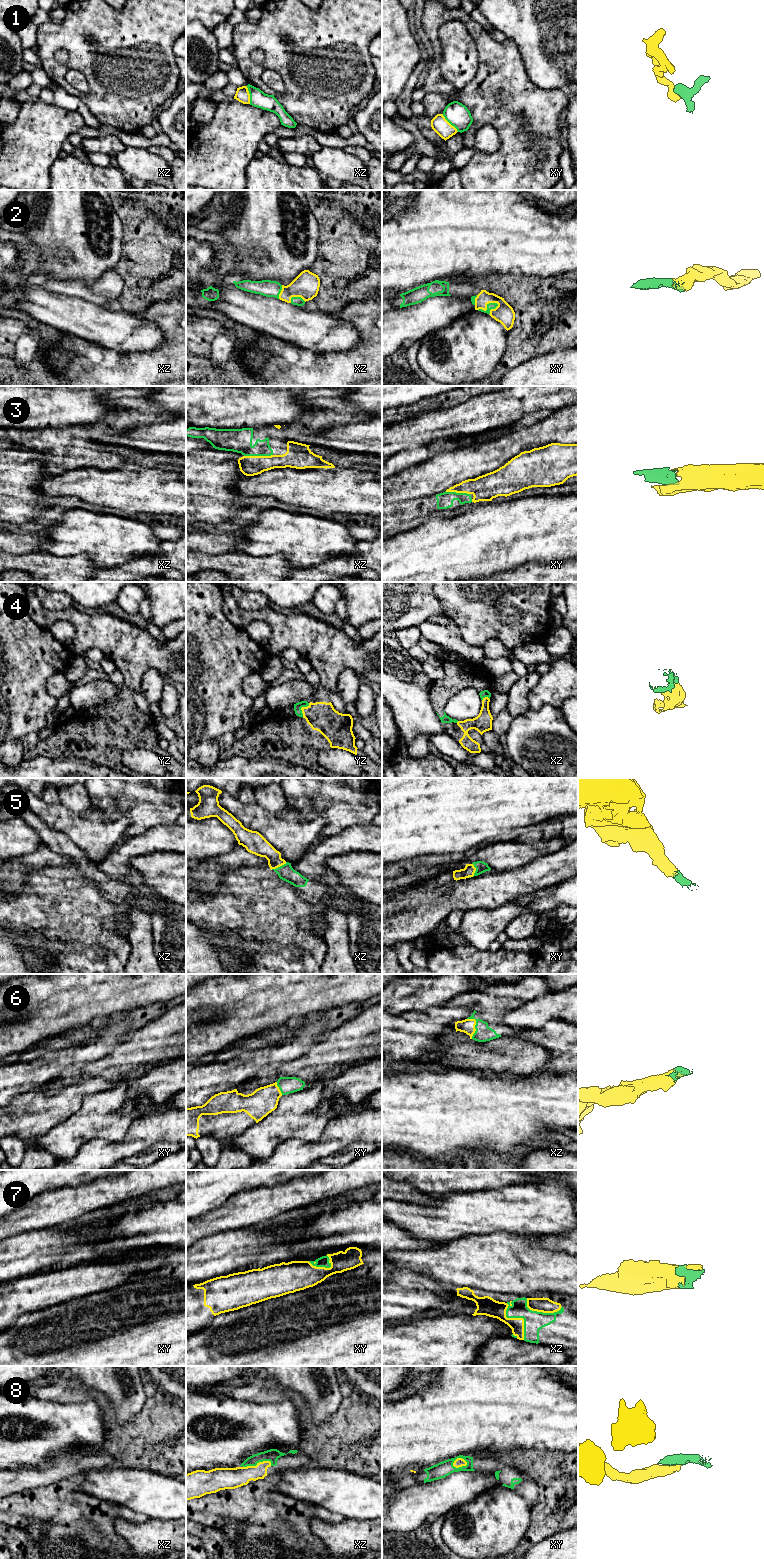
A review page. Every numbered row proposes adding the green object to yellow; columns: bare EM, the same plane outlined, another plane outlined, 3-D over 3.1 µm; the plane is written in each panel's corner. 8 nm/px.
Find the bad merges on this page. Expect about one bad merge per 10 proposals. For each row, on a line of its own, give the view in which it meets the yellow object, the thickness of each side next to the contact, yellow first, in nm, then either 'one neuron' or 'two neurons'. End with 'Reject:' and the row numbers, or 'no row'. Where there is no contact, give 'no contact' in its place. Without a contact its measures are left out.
1: contact in xy; calibres 140 and 190 nm; two neurons
2: contact in xy; calibres 160 and 50 nm; one neuron
3: contact in xz; calibres 160 and 190 nm; one neuron
4: contact in yz; calibres 240 and 60 nm; one neuron
5: contact in xz; calibres 160 and 130 nm; one neuron
6: contact in xz; calibres 120 and 140 nm; one neuron
7: contact in xz; calibres 140 and 160 nm; one neuron
8: contact in xy; calibres 80 and 120 nm; one neuron
Reject: 1

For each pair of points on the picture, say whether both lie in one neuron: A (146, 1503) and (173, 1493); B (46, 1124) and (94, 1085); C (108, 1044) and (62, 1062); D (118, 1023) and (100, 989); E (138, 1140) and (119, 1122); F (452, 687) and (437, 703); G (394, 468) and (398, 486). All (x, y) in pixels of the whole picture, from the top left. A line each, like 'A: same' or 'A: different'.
A: same
B: same
C: same
D: different
E: different
F: same
G: different

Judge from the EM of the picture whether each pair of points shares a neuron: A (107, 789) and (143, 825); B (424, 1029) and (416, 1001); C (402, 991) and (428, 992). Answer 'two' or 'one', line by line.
A: one
B: two
C: one

